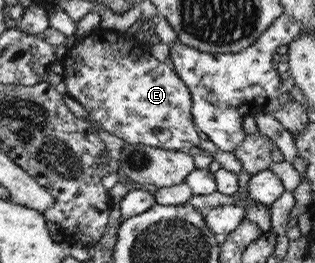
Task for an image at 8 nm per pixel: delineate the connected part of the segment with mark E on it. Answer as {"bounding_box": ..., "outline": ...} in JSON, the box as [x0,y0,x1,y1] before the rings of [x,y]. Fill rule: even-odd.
{"bounding_box":[59,29,200,153],"outline":[[[92,29],[67,48],[59,61],[63,67],[61,78],[66,94],[87,111],[89,118],[99,124],[99,128],[123,140],[124,143],[191,153],[189,148],[198,146],[200,139],[190,113],[190,93],[175,75],[169,62],[155,60],[148,47],[122,33],[109,29]]]}

